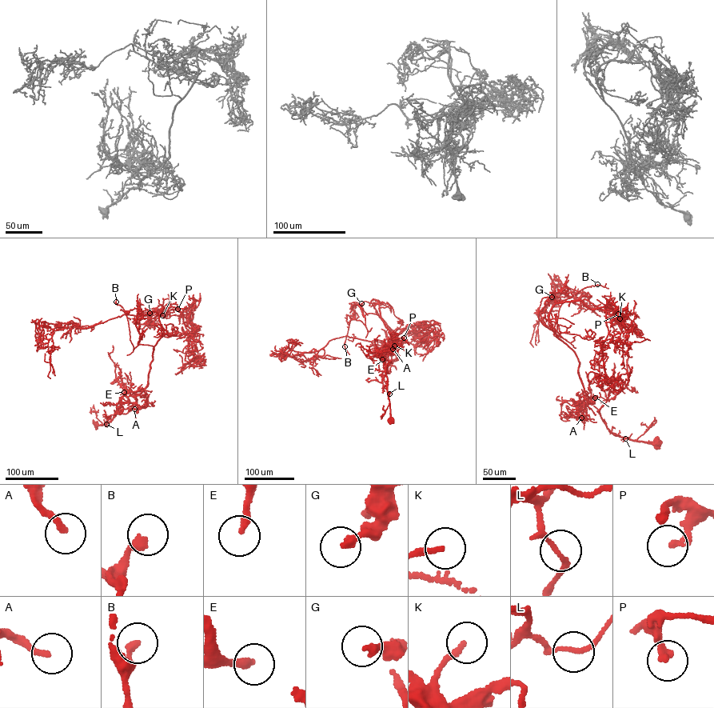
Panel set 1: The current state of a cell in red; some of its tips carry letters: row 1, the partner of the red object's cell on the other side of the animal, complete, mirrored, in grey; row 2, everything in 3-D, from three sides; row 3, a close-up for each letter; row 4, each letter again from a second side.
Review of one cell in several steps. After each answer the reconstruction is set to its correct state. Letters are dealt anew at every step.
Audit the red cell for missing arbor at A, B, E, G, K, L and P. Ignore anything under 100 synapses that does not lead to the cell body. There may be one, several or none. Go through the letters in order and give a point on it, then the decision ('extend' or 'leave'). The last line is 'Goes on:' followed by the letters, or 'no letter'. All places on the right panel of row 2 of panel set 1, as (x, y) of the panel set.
A: place (581, 418); leave
B: place (597, 284); leave
E: place (595, 398); extend
G: place (552, 297); leave
K: place (620, 318); leave
L: place (625, 438); leave
P: place (618, 314); leave
Goes on: E

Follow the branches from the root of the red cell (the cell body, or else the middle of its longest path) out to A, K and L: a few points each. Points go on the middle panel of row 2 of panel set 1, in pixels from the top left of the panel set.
A: (392, 420), (384, 372), (391, 361), (387, 365), (384, 360), (384, 350), (392, 347), (384, 349), (392, 349)
K: (392, 420), (384, 372), (391, 361), (384, 360), (395, 342), (372, 299), (394, 346)
L: (392, 420), (389, 394)

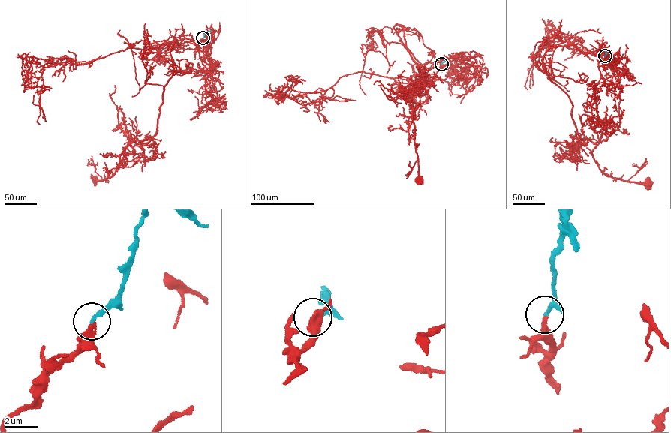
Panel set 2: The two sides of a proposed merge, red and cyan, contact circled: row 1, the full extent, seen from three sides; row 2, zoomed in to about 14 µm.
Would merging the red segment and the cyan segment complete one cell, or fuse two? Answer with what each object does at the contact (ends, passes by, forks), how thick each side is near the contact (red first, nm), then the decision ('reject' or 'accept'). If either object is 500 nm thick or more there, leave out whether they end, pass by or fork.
red ends there; cyan ends there; 300 nm thick on the red side, 180 nm on the other; accept

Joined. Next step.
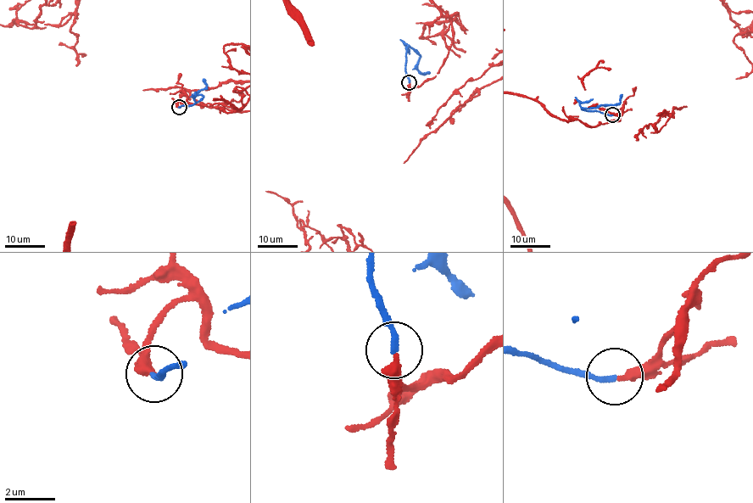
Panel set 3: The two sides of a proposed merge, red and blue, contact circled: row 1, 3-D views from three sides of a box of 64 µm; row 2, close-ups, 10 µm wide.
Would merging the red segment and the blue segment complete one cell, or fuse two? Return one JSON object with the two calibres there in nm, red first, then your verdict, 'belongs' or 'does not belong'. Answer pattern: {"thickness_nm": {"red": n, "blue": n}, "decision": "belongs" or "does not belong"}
{"thickness_nm": {"red": 360, "blue": 200}, "decision": "belongs"}

